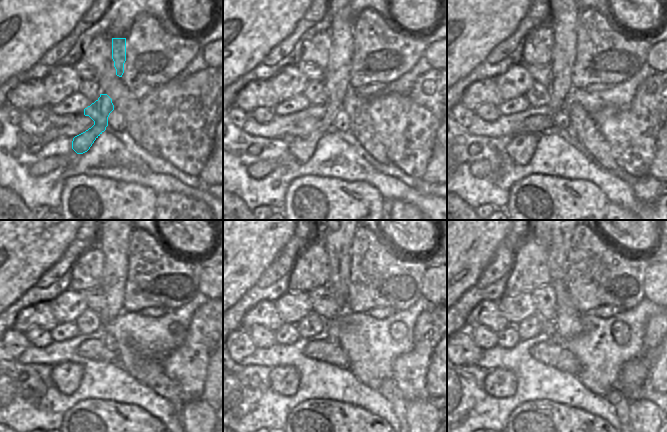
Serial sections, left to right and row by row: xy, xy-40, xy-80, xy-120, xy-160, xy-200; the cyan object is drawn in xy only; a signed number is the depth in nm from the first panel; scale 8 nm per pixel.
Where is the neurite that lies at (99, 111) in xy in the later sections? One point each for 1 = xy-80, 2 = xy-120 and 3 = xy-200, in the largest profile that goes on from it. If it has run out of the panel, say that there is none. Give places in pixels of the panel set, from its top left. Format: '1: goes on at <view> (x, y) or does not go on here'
1: goes on at xy-80 (563, 19)
2: goes on at xy-120 (114, 241)
3: goes on at xy-200 (560, 240)

